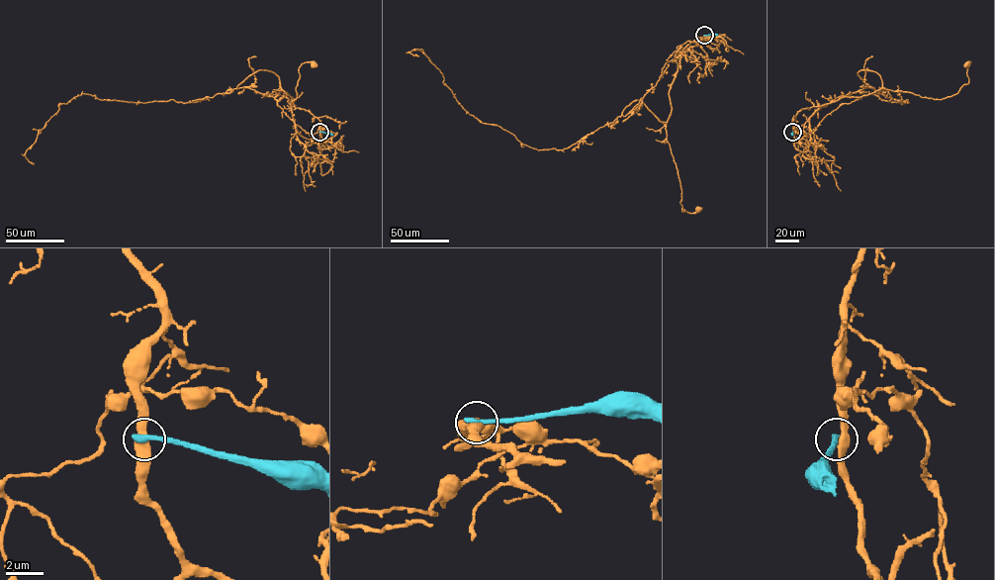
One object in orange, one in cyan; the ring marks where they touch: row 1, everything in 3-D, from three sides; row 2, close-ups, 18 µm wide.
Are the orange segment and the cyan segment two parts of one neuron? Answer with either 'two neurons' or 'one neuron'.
two neurons

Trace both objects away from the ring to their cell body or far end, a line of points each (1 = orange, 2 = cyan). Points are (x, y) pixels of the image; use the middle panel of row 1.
1: (704, 35), (678, 55), (665, 128), (681, 189), (682, 211), (694, 213), (698, 209)
2: (704, 35), (717, 35)

